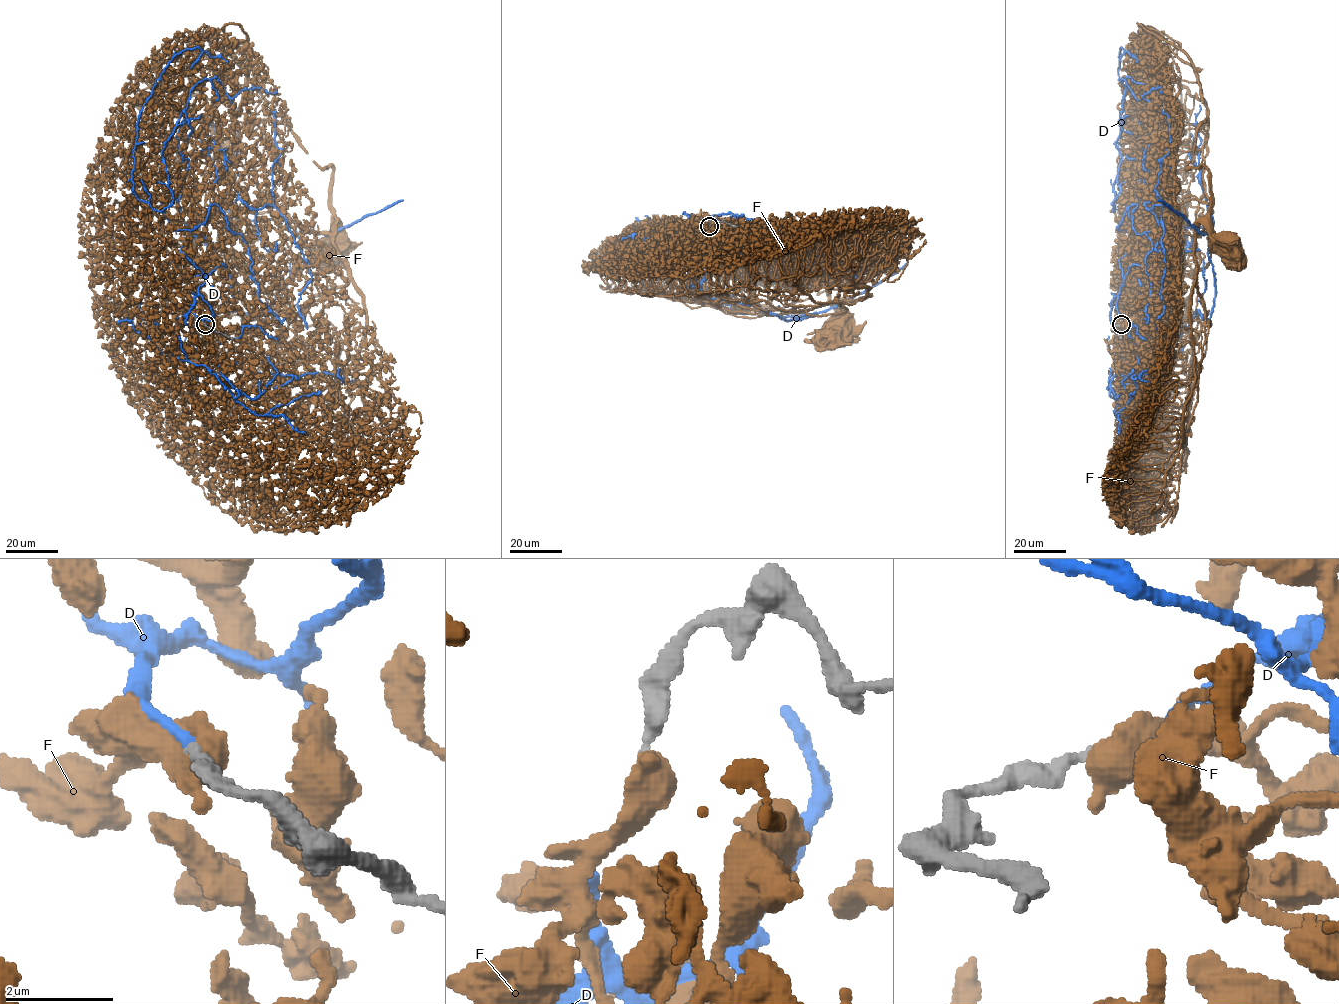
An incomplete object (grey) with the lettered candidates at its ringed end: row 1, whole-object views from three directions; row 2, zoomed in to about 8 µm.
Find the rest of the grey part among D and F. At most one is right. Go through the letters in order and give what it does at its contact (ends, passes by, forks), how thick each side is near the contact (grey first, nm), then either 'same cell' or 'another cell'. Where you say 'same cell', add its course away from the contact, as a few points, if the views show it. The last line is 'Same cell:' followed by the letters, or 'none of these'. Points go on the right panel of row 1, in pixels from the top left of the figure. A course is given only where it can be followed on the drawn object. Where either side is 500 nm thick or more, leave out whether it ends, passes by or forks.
D: it ends | 160/160 nm | same cell | via (1120, 324), (1117, 295), (1170, 327), (1215, 296), (1211, 216), (1191, 246), (1113, 211), (1137, 61)
F: 200/750 nm | another cell
Same cell: D

